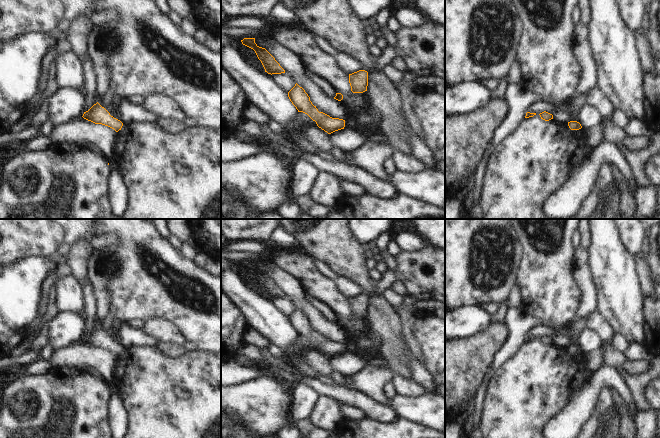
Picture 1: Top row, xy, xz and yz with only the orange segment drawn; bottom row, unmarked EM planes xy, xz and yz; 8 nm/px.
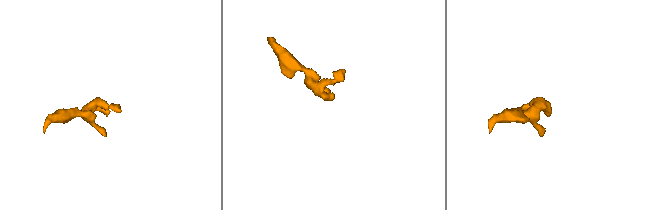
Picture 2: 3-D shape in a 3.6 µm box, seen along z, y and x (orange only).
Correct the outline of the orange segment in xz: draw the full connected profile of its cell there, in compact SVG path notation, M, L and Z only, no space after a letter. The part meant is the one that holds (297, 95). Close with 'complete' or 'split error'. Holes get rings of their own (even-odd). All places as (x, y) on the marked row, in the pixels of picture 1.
M297 83L288 92L288 97L298 112L307 114L313 121L316 122L319 128L328 134L344 129L345 120L332 118L323 112L319 112L316 106L314 106L310 101L310 97L305 90Z; complete

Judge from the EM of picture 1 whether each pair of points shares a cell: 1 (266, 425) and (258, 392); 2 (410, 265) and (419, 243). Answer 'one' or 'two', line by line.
1: one
2: two

